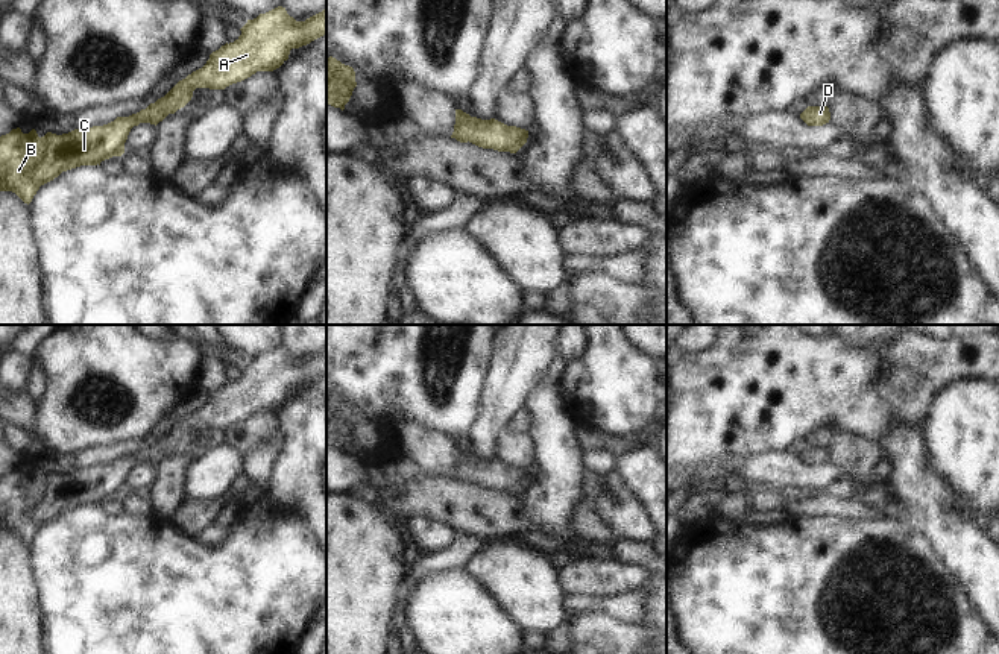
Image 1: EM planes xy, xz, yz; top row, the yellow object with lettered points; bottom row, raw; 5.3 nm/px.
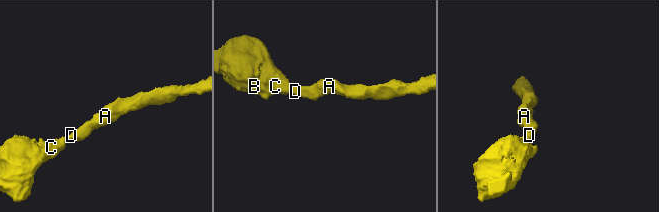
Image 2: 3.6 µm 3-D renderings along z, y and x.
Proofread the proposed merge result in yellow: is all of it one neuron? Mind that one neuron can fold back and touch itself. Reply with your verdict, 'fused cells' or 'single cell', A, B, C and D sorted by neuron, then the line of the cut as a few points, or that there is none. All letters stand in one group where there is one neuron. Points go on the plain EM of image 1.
single cell | A B C D | no cut

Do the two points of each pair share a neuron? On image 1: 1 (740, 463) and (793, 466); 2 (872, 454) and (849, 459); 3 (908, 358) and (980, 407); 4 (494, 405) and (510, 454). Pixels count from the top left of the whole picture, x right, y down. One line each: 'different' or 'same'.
1: same
2: same
3: different
4: different

